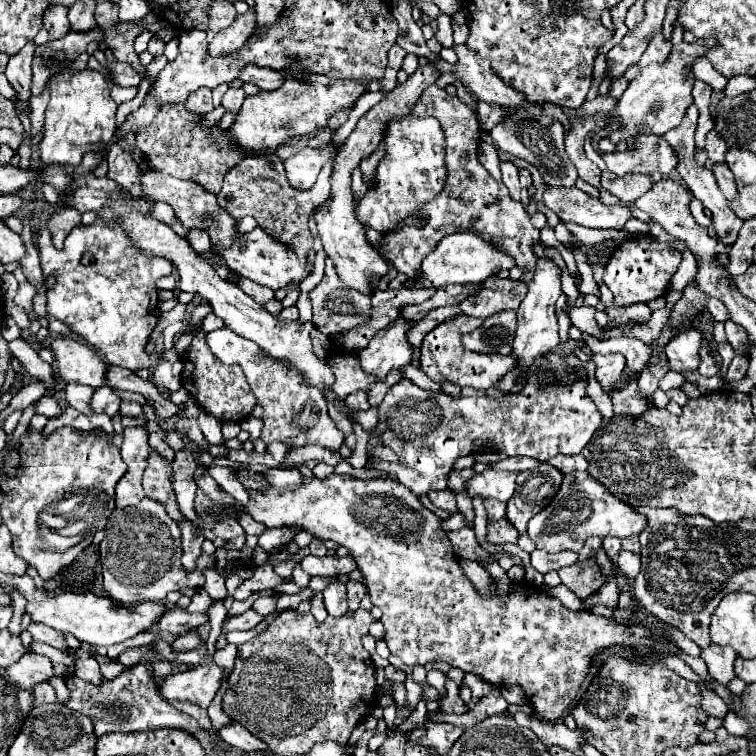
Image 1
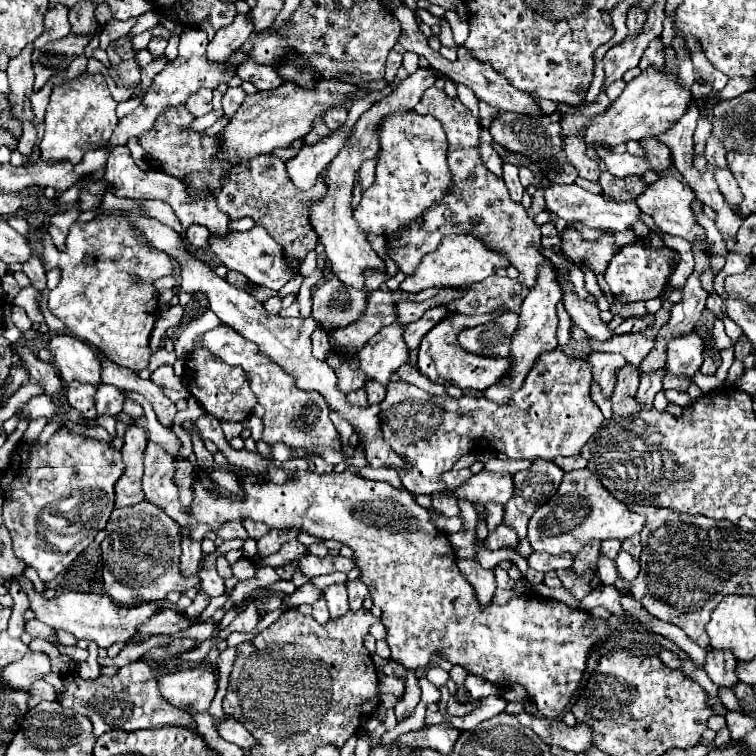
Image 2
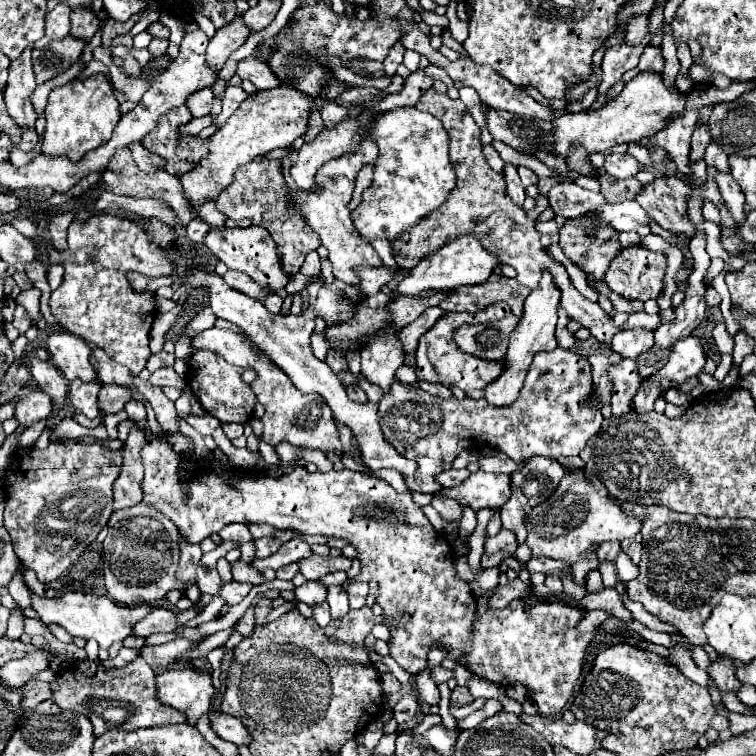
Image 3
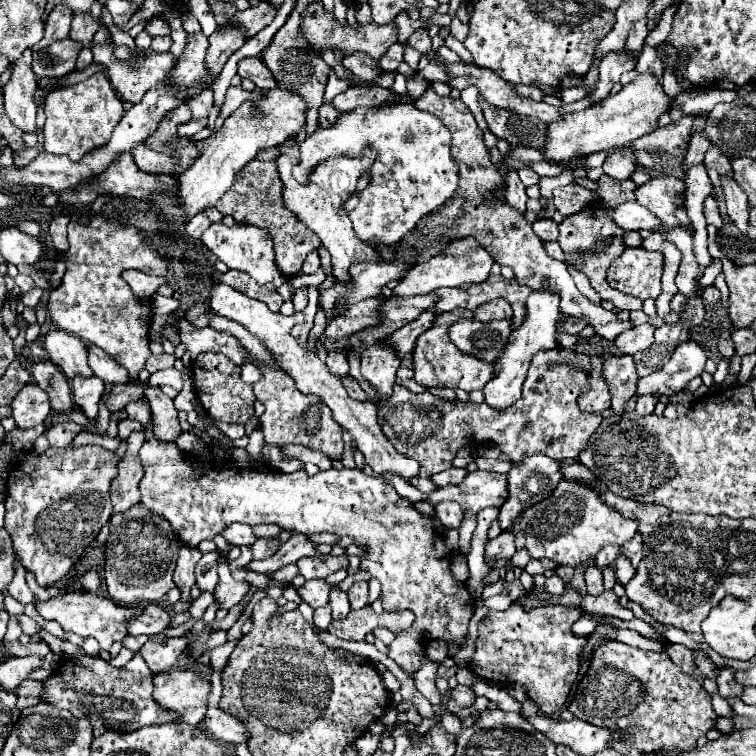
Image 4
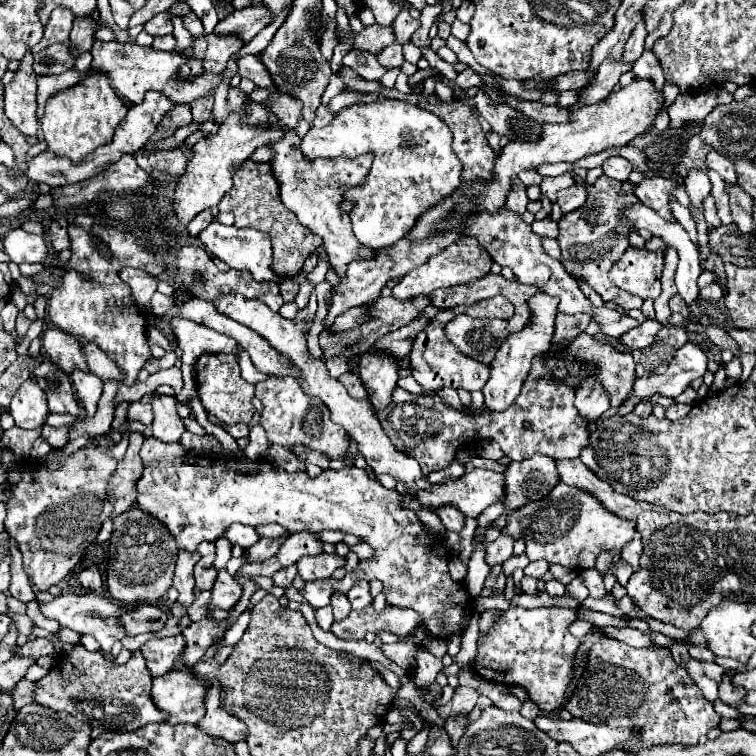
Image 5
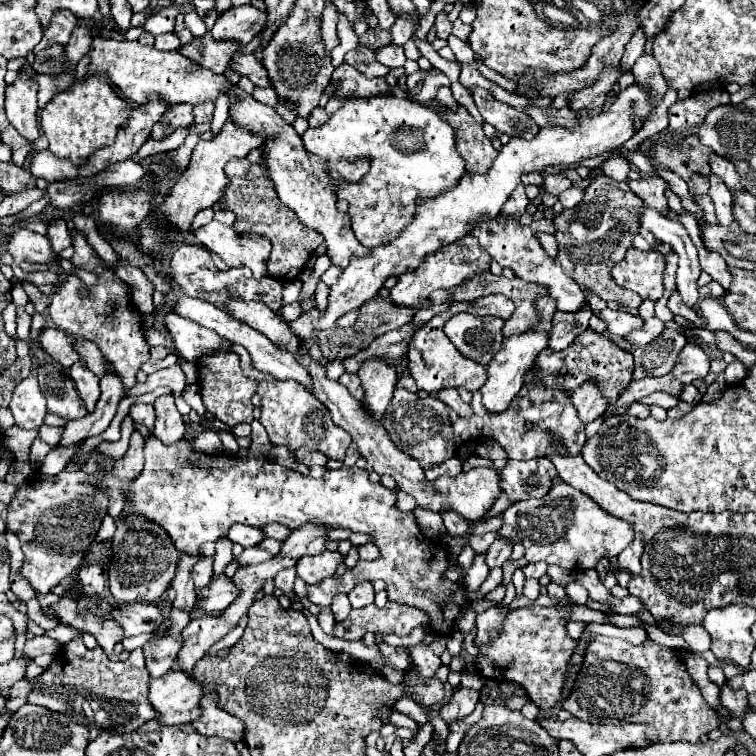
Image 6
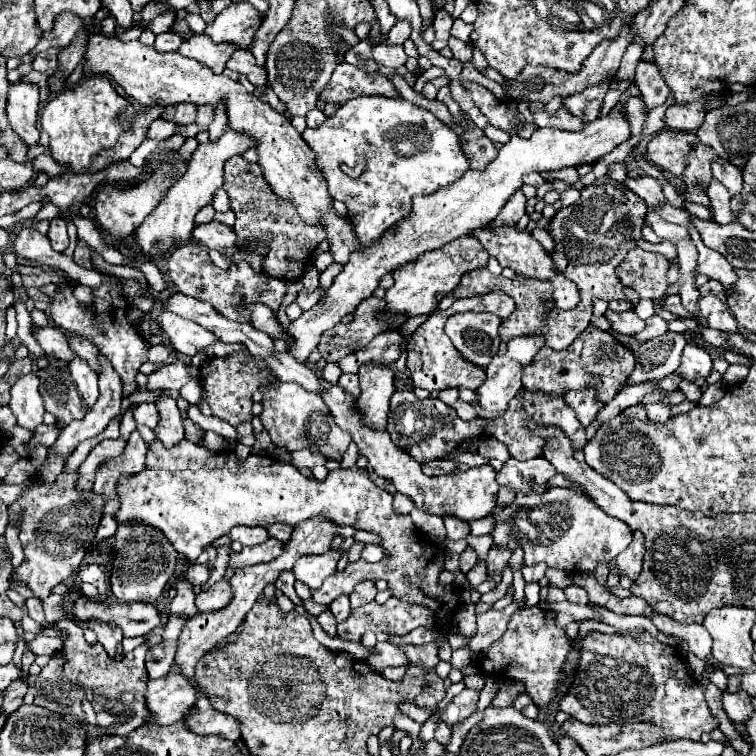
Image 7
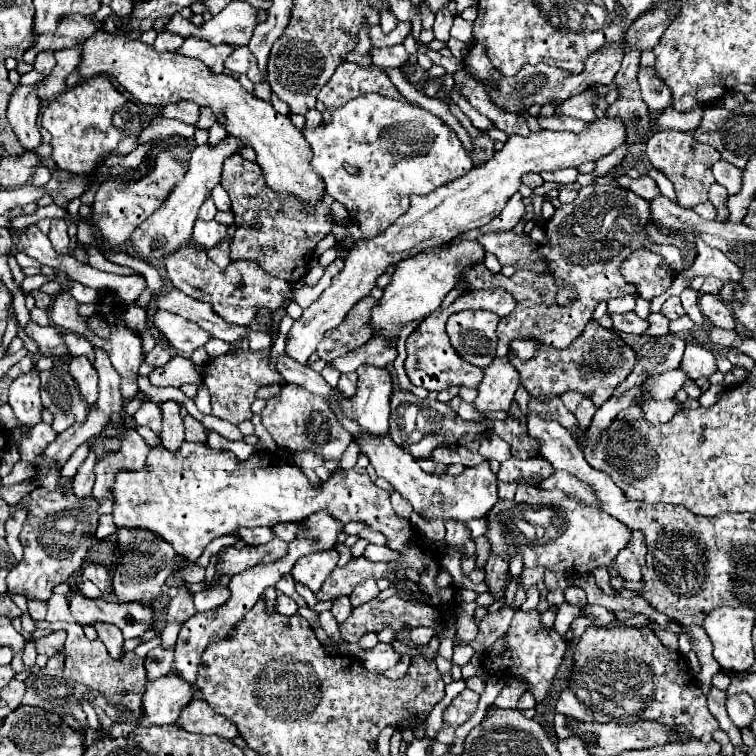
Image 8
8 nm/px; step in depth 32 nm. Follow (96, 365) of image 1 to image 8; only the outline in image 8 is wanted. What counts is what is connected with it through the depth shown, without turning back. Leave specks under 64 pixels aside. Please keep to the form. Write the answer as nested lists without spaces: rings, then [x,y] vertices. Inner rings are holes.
[[[30,322],[26,326],[26,332],[36,340],[40,356],[70,356],[68,346],[64,344],[64,340],[60,340],[60,328],[42,328],[36,322]]]

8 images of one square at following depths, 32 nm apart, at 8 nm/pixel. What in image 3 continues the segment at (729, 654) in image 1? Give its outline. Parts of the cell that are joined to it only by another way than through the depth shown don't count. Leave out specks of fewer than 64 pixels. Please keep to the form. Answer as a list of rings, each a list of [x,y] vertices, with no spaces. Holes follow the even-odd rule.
[[[718,656],[716,660],[710,660],[708,666],[708,674],[712,678],[712,682],[720,688],[720,692],[738,692],[740,682],[736,680],[734,674],[734,660],[730,656]]]

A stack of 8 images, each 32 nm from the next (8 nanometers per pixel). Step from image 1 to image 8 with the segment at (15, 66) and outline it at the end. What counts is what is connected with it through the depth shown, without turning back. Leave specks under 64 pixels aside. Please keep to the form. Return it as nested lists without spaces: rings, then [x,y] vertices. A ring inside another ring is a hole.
[[[18,84],[10,96],[8,122],[26,150],[32,150],[42,144],[42,136],[36,124],[38,110],[40,110],[40,98],[36,94],[36,88]]]

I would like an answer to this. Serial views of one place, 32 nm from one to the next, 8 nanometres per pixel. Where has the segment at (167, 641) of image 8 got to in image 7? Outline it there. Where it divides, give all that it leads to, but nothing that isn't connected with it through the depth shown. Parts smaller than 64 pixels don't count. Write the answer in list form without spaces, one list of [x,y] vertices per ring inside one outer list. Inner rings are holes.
[[[170,616],[167,624],[164,627],[162,638],[164,640],[176,640],[187,620],[188,618],[186,616]]]

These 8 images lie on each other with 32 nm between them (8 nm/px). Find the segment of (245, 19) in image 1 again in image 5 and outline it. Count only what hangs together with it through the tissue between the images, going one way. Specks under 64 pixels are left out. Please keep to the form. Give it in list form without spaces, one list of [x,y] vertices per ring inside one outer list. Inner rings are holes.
[[[208,36],[208,52],[204,58],[204,68],[212,74],[220,74],[226,68],[226,62],[234,52],[238,52],[244,44],[236,40],[236,36]]]

